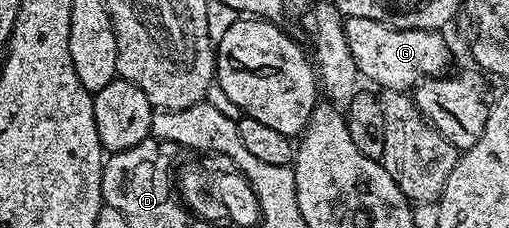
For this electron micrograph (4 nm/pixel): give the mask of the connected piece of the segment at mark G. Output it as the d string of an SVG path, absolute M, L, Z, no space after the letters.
M350 17L345 20L346 40L350 45L359 76L373 81L381 90L411 90L422 79L436 79L447 74L448 45L444 33L435 29L389 29L374 19Z

